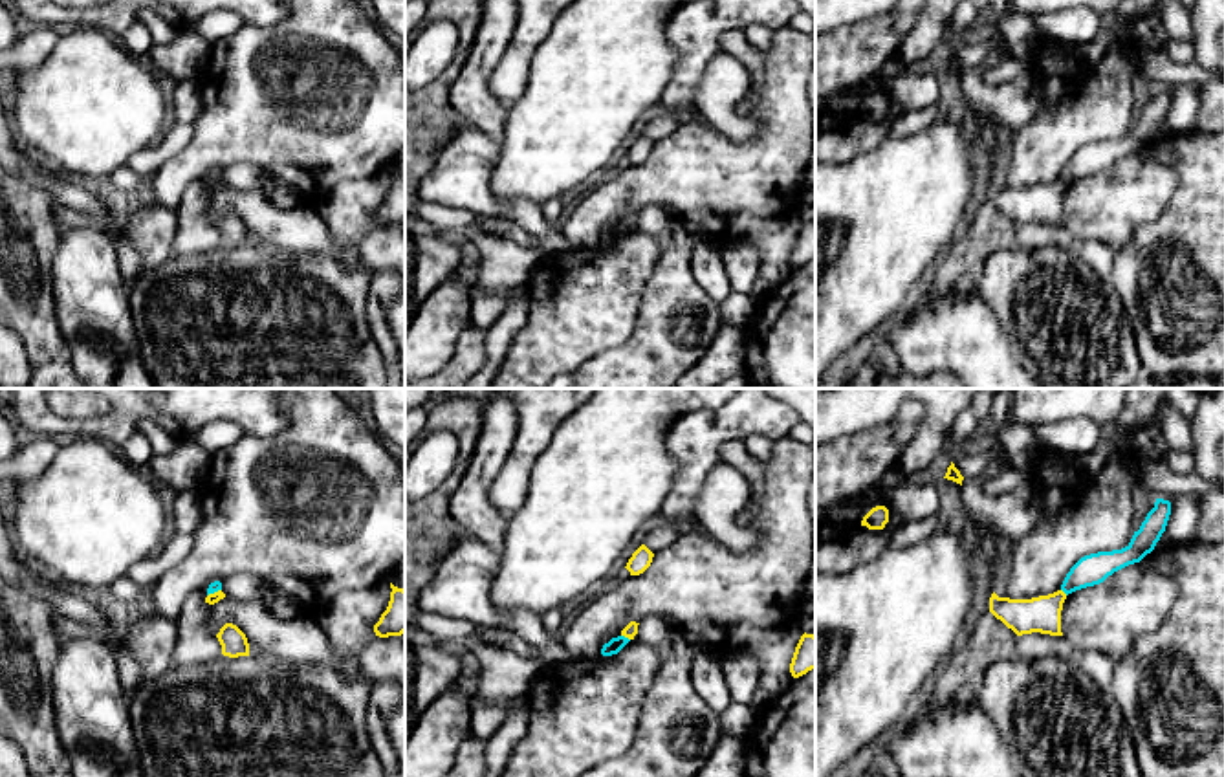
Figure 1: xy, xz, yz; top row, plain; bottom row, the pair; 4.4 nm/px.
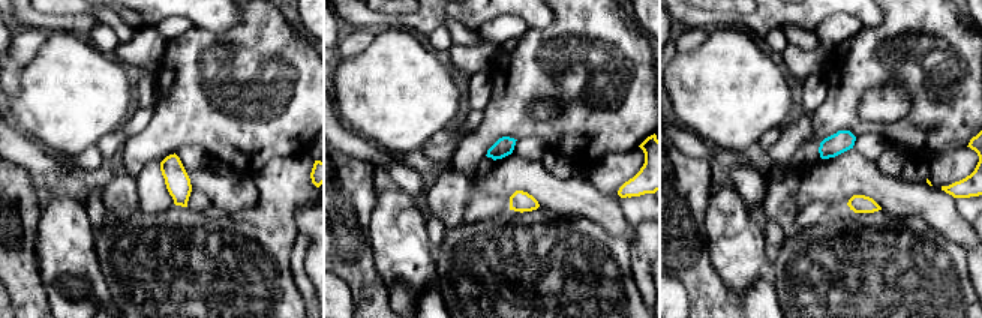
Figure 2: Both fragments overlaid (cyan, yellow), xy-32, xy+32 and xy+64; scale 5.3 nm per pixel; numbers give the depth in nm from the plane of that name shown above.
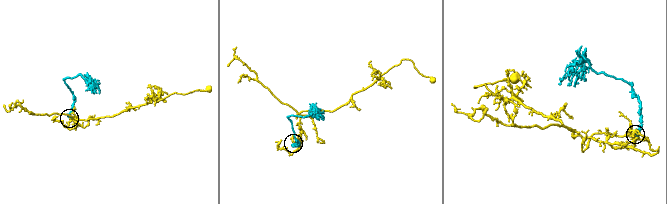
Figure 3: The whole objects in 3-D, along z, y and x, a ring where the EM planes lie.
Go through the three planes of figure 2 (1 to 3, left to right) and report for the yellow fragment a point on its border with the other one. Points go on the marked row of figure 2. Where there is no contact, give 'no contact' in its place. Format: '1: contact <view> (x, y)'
1: no contact
2: no contact
3: no contact

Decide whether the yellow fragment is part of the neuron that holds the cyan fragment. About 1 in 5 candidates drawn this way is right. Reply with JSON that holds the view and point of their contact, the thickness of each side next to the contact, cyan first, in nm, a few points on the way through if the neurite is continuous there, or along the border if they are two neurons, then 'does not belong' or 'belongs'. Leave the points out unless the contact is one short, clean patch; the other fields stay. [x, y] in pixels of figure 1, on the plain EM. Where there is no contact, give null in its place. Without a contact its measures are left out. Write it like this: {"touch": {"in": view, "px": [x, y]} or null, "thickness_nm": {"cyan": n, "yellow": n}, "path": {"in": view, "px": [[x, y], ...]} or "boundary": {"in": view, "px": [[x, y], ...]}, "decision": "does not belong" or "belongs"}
{"touch": {"in": "xz", "px": [623, 226]}, "thickness_nm": {"cyan": 70, "yellow": 60}, "boundary": {"in": "xz", "px": [[622, 224], [629, 229]]}, "decision": "does not belong"}

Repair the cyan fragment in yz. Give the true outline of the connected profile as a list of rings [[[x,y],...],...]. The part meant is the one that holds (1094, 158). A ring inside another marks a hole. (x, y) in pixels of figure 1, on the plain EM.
[[[1156,88],[1154,97],[1147,103],[1140,119],[1134,121],[1131,132],[1121,139],[1098,141],[1081,147],[1066,163],[1061,180],[1068,185],[1076,180],[1103,172],[1114,161],[1140,152],[1151,143],[1165,121],[1171,104],[1171,92]]]

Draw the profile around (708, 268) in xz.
[[[707,240],[700,242],[693,249],[691,273],[700,288],[718,304],[733,291],[724,266],[722,247],[711,246]]]

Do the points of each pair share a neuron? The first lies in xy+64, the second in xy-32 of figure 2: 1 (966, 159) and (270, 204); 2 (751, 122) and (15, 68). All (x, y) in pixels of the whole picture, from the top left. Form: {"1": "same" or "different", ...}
{"1": "same", "2": "different"}

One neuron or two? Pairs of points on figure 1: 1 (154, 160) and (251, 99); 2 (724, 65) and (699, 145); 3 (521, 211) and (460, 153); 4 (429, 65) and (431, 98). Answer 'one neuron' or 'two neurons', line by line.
1: two neurons
2: two neurons
3: one neuron
4: two neurons

